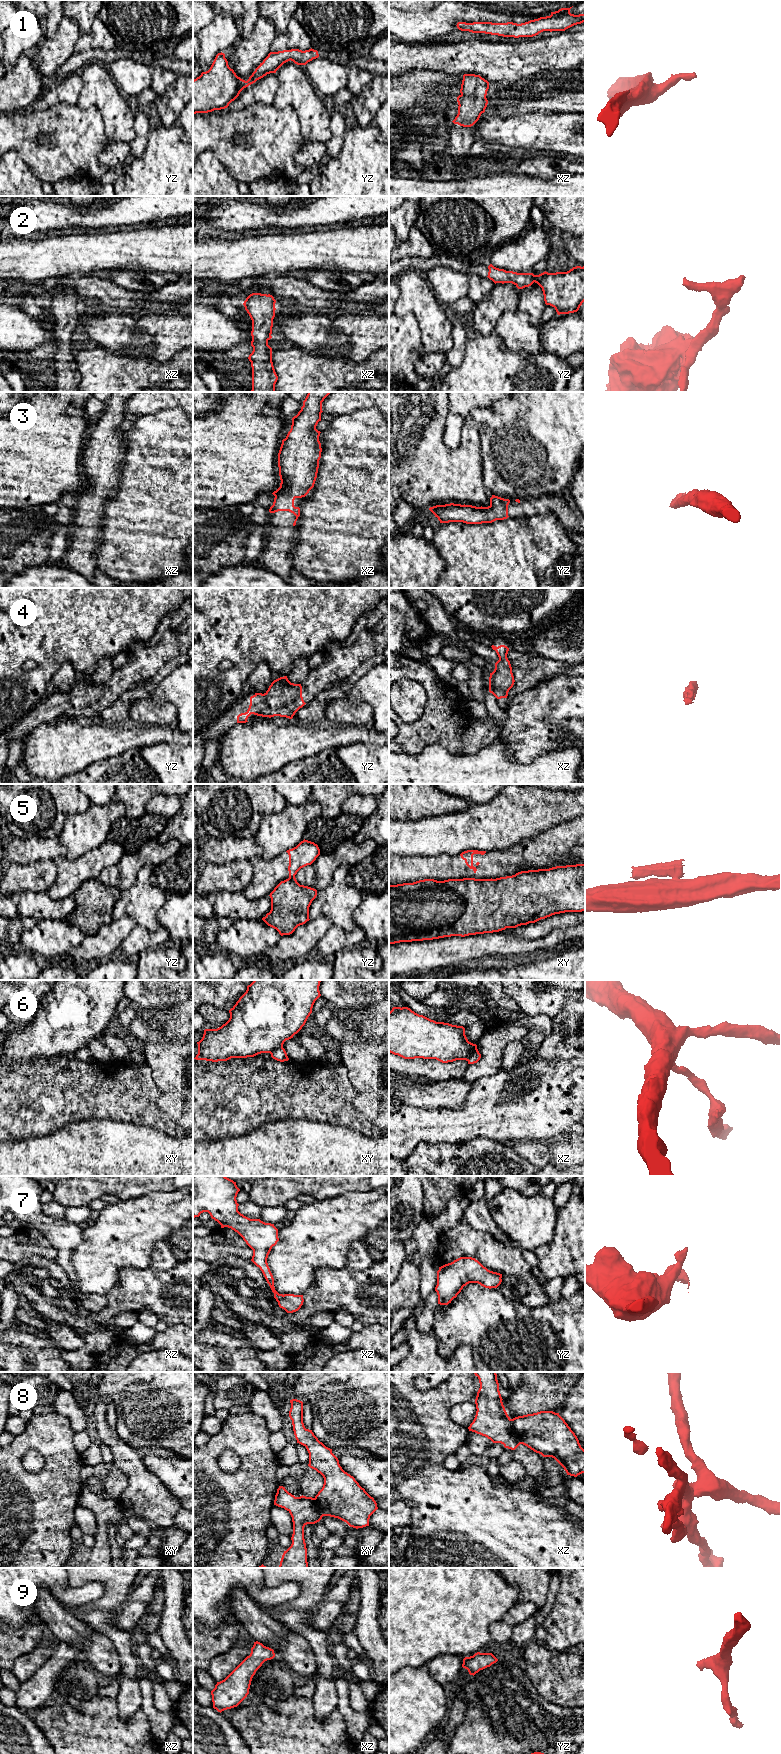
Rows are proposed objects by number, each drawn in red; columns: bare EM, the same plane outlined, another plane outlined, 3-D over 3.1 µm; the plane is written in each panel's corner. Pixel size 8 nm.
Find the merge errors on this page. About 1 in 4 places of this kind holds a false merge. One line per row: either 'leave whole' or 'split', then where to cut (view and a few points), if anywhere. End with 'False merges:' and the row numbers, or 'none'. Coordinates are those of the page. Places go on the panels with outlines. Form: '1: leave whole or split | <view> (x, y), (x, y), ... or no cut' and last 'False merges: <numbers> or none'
1: leave whole | no cut
2: leave whole | no cut
3: leave whole | no cut
4: leave whole | no cut
5: split | yz (294, 876), (289, 878)
6: split | xz (477, 1049), (466, 1060)
7: leave whole | no cut
8: split | xz (510, 1419), (513, 1432), (521, 1443)
9: leave whole | no cut
False merges: 5, 6, 8

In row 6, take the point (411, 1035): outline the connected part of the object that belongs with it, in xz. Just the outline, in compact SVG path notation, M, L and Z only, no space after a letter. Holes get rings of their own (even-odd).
M393 1007L389 1012L389 1052L404 1059L436 1059L442 1063L468 1060L477 1051L477 1045L468 1041L463 1026L436 1022L419 1015L408 1007Z

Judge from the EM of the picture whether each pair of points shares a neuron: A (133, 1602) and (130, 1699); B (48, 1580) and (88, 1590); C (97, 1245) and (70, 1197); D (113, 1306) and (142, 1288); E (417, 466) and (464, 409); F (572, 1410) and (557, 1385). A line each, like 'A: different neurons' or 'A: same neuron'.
A: different neurons
B: same neuron
C: different neurons
D: same neuron
E: different neurons
F: different neurons

